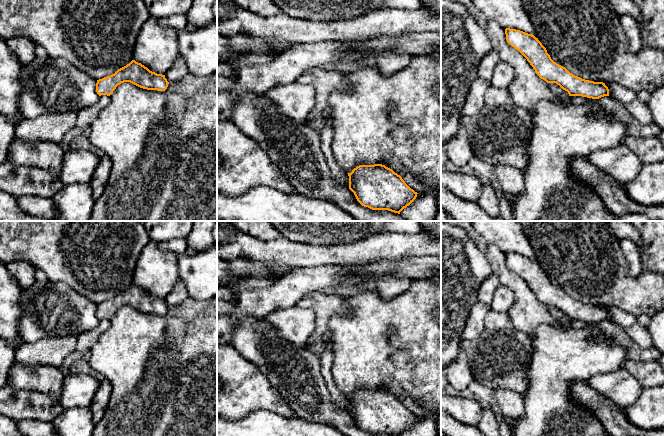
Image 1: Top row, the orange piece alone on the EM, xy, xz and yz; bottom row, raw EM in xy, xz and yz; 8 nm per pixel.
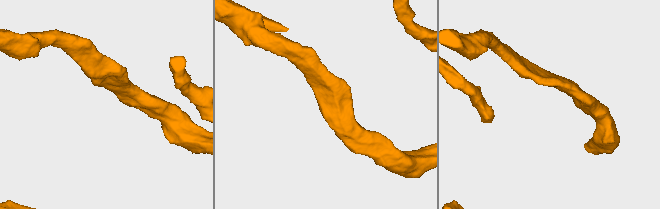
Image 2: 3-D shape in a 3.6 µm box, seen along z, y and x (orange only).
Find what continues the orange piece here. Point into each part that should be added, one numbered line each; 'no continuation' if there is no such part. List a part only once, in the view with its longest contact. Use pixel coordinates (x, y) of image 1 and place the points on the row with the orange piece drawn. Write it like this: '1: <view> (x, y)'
no continuation

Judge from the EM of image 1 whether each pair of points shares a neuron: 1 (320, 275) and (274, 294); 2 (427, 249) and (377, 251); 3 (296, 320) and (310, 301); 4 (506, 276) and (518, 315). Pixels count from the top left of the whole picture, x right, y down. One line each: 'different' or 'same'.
1: same
2: same
3: different
4: same

